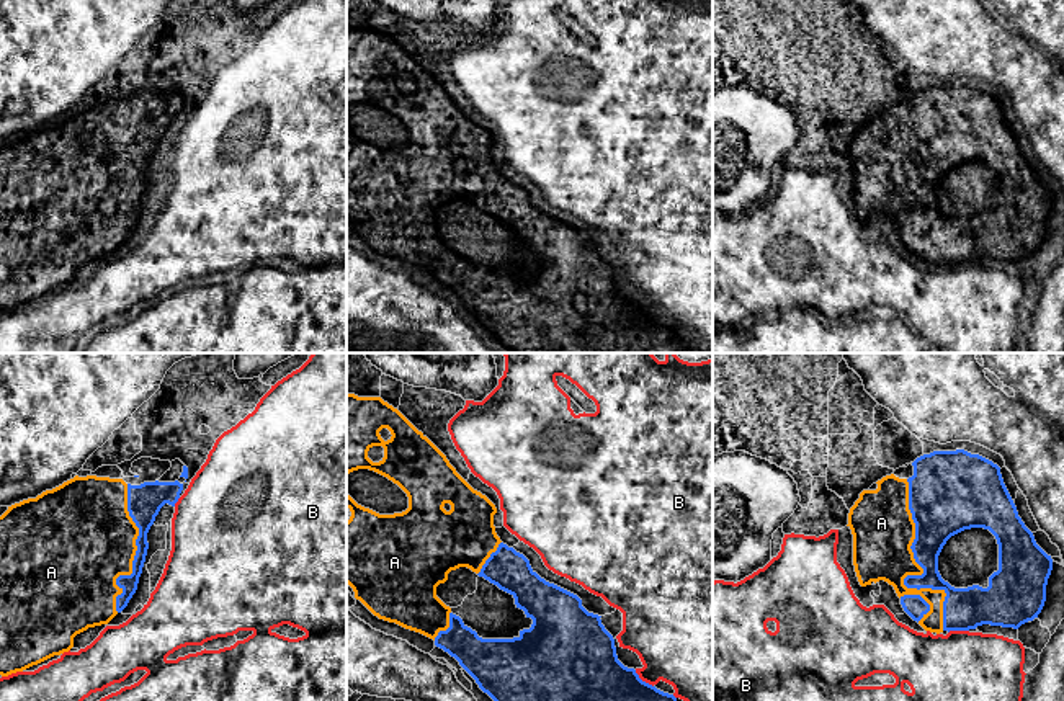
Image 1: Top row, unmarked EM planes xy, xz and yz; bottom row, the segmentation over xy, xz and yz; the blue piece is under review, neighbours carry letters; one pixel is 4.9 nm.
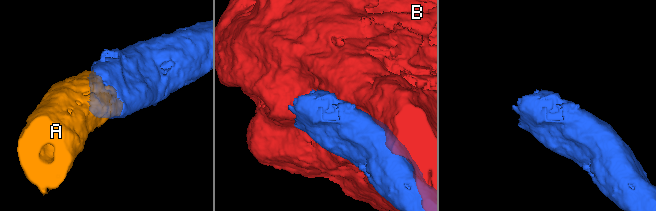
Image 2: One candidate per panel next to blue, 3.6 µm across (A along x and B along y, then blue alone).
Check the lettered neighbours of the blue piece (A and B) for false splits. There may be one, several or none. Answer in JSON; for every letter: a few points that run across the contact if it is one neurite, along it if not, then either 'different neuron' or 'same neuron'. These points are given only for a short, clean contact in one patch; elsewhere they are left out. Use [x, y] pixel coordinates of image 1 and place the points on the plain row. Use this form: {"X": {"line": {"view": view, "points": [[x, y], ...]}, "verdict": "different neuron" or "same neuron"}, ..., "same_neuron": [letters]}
{"A": {"verdict": "same neuron"}, "B": {"verdict": "different neuron"}, "same_neuron": ["A"]}

